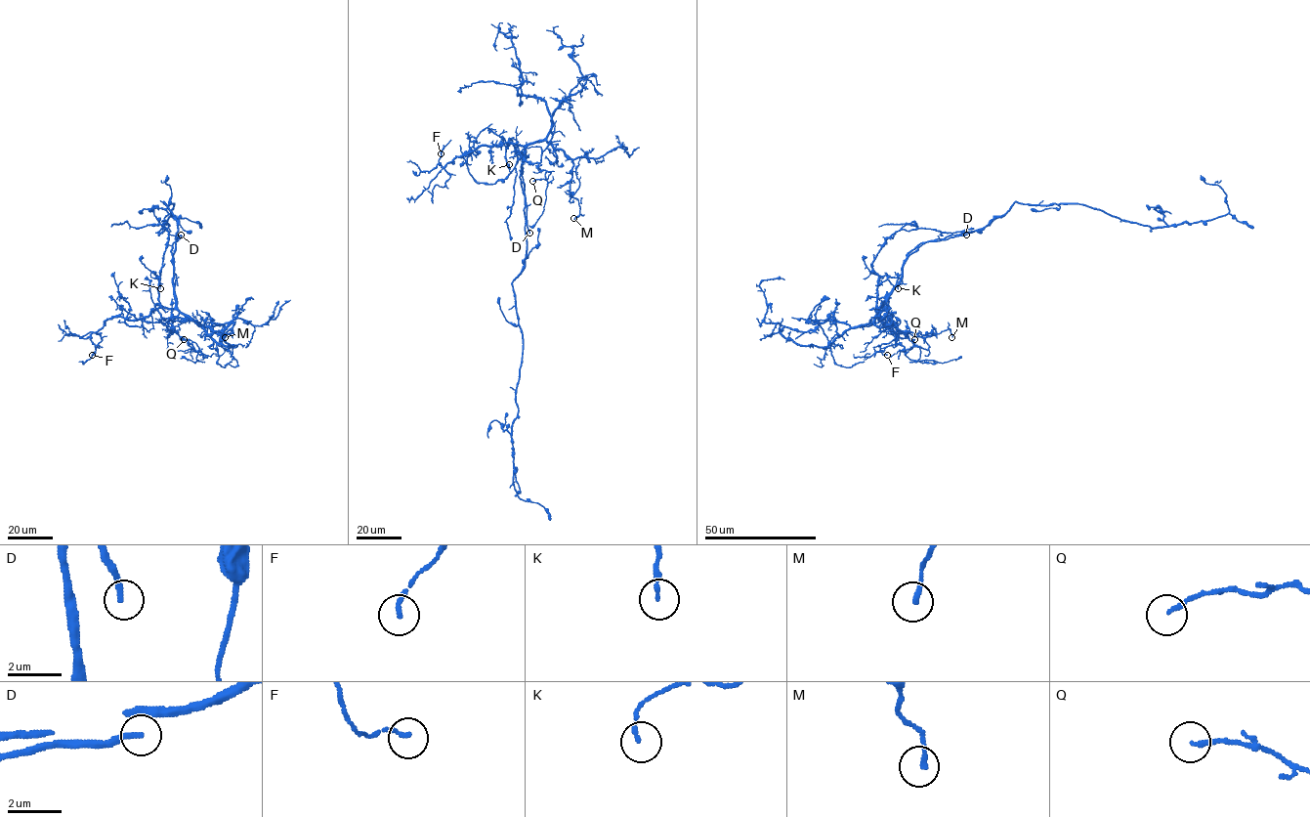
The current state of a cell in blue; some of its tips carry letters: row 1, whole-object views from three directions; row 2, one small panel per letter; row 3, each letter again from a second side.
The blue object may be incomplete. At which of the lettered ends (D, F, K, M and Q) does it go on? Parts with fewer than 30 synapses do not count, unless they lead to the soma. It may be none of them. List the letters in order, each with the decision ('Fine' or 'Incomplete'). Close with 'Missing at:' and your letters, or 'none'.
D: Incomplete
F: Fine
K: Fine
M: Fine
Q: Fine
Missing at: D

